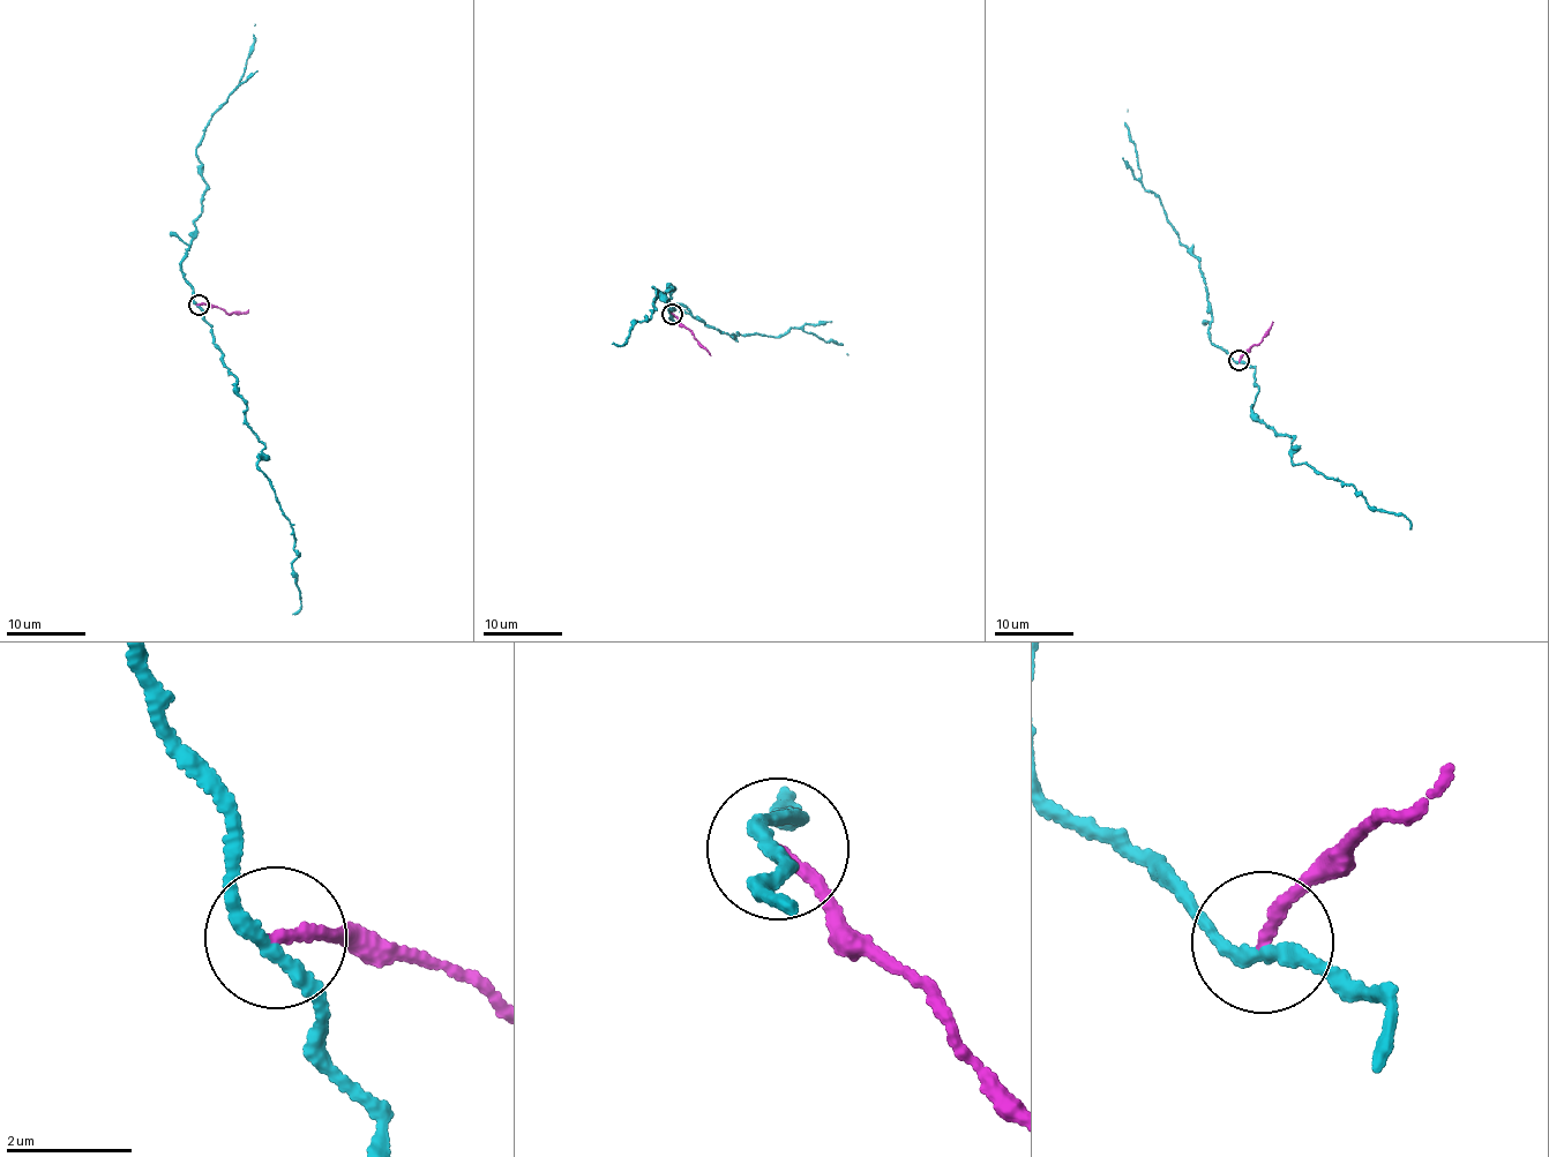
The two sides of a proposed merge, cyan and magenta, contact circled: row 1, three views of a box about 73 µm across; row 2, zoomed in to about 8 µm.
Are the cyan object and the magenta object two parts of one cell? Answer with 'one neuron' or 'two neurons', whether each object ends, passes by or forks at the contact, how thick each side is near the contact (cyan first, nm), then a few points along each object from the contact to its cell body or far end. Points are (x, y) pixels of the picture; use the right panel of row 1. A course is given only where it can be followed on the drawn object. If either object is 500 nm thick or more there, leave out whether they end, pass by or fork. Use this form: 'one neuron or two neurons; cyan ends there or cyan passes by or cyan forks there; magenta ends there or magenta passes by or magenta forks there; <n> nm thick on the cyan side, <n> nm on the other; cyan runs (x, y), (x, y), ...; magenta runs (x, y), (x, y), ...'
two neurons; cyan passes by; magenta ends there; 200 nm thick on the cyan side, 190 nm on the other; cyan runs (1239, 361), (1255, 369), (1252, 415), (1293, 436), (1295, 464), (1354, 487), (1412, 530); magenta runs (1239, 361), (1261, 343), (1273, 321)

